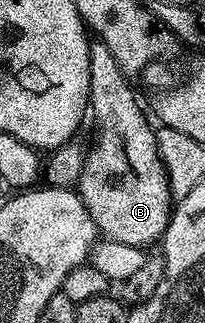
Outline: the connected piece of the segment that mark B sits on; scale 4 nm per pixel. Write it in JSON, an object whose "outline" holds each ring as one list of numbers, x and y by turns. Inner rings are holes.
{"outline":[[101,41,90,44,87,52,87,73,89,76,89,107,95,110,95,119,99,122,99,136,95,139,95,152,90,152,83,174,77,182,79,196,89,209,95,226,108,240,123,242,125,245,142,249,150,243,158,244,162,240,167,222,171,219,171,192,167,185,167,175,157,153,157,141,153,127,147,124,135,95,131,92,128,76,119,70,113,53]]}

